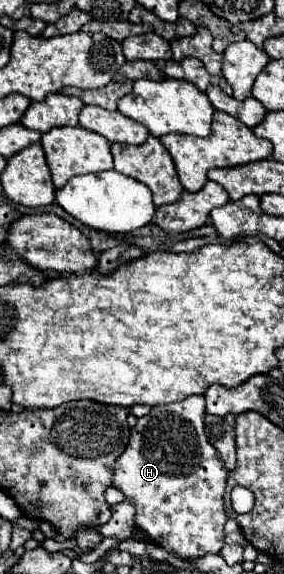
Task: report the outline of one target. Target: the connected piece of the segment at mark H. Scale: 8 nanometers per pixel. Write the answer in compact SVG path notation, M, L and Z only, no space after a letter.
M188 396L186 400L156 406L150 414L138 418L128 448L116 460L114 466L114 486L124 492L126 498L136 504L136 526L148 534L148 538L168 552L176 552L182 558L198 558L208 552L218 554L224 546L224 486L228 470L216 448L208 442L204 434L204 396Z

